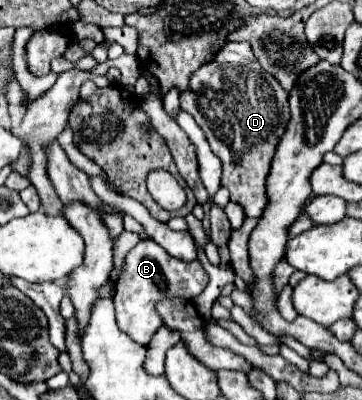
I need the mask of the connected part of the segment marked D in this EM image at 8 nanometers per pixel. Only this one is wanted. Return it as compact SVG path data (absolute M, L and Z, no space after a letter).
M228 41L212 63L202 65L190 79L190 89L180 95L180 107L190 113L204 131L212 151L224 165L222 187L230 191L230 201L240 203L246 211L246 221L230 237L230 265L248 285L254 283L254 271L250 267L248 237L258 225L268 195L266 177L270 173L270 161L276 153L276 145L290 121L288 93L266 73L254 59L248 43Z

